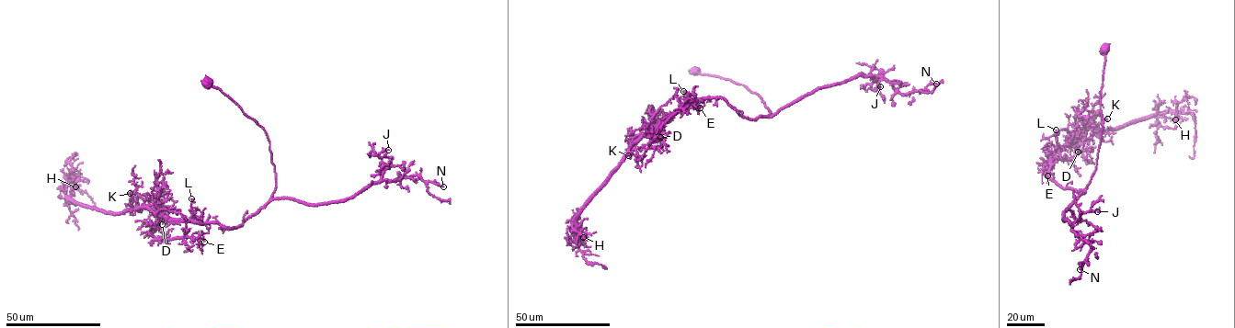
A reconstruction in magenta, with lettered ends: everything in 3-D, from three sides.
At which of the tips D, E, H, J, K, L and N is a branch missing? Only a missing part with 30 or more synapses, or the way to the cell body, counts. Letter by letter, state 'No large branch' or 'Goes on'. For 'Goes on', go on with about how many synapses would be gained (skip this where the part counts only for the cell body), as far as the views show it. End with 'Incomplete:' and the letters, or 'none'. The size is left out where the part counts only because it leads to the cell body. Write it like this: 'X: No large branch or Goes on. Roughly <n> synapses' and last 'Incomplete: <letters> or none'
D: No large branch
E: No large branch
H: No large branch
J: No large branch
K: No large branch
L: No large branch
N: Goes on. Roughly 30 synapses
Incomplete: N

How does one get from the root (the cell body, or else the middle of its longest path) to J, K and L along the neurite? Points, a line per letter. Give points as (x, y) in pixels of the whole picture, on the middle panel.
J: (694, 72), (745, 86), (761, 98), (767, 117), (859, 75), (878, 76), (871, 88), (880, 86)
K: (694, 72), (745, 86), (771, 114), (745, 118), (722, 97), (691, 102), (634, 138), (628, 155)
L: (694, 72), (745, 86), (761, 98), (771, 114), (745, 118), (722, 97), (687, 103), (683, 91)

